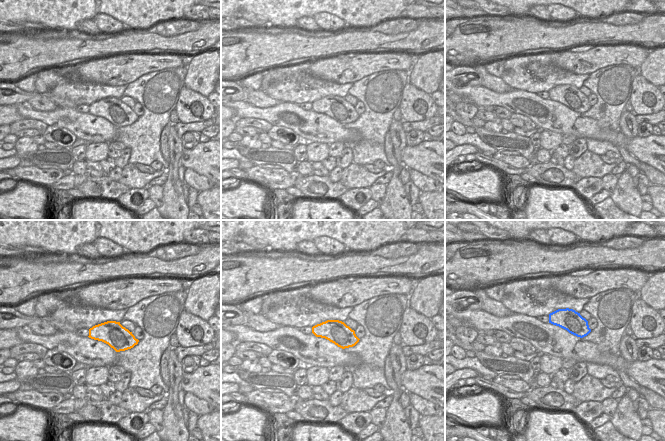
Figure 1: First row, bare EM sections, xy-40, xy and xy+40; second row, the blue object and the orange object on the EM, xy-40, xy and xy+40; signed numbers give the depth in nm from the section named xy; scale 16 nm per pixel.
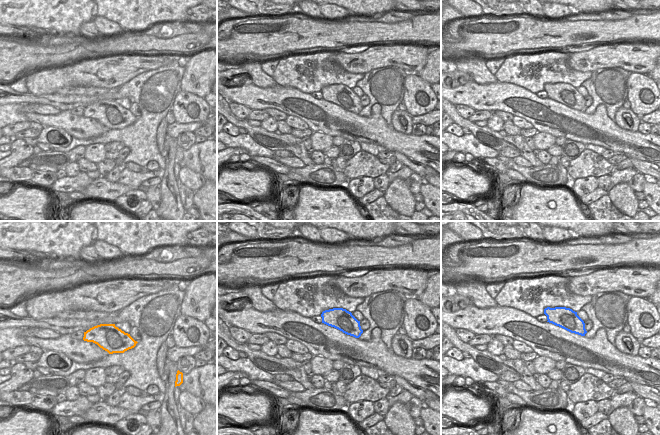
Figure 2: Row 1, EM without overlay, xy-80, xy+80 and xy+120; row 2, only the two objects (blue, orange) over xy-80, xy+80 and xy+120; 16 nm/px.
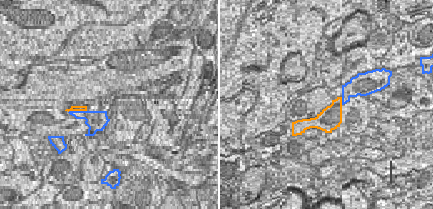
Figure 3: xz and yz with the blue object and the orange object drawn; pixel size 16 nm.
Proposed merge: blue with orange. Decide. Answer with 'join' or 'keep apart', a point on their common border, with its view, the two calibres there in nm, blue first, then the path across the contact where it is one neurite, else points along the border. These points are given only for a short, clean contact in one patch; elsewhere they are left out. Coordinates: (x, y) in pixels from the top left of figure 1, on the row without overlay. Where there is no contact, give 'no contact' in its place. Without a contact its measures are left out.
join | no contact

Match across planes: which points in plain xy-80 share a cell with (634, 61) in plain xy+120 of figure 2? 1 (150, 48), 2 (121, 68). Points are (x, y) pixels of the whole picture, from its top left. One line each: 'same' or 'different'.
1: different
2: same

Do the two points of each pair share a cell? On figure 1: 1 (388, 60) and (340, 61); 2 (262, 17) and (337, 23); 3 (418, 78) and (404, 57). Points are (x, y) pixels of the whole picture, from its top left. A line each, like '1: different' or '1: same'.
1: same
2: different
3: different

